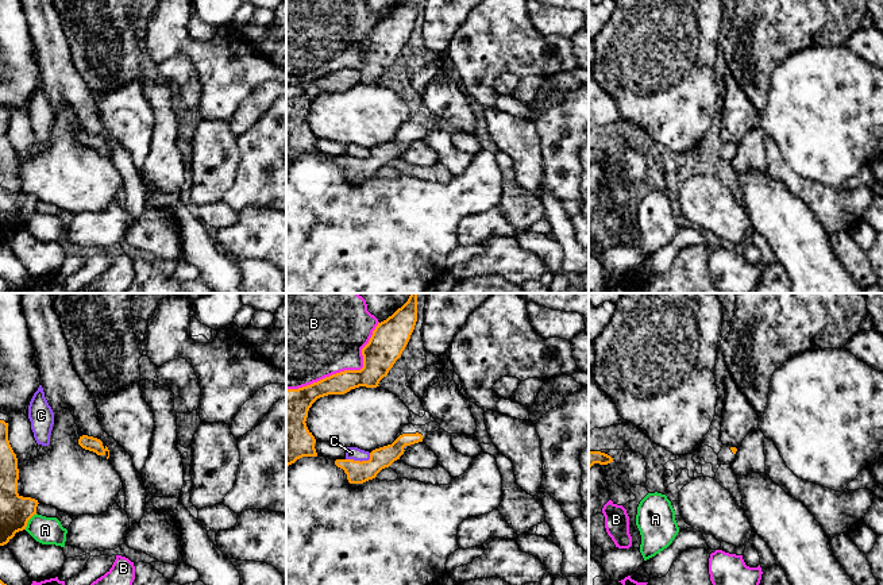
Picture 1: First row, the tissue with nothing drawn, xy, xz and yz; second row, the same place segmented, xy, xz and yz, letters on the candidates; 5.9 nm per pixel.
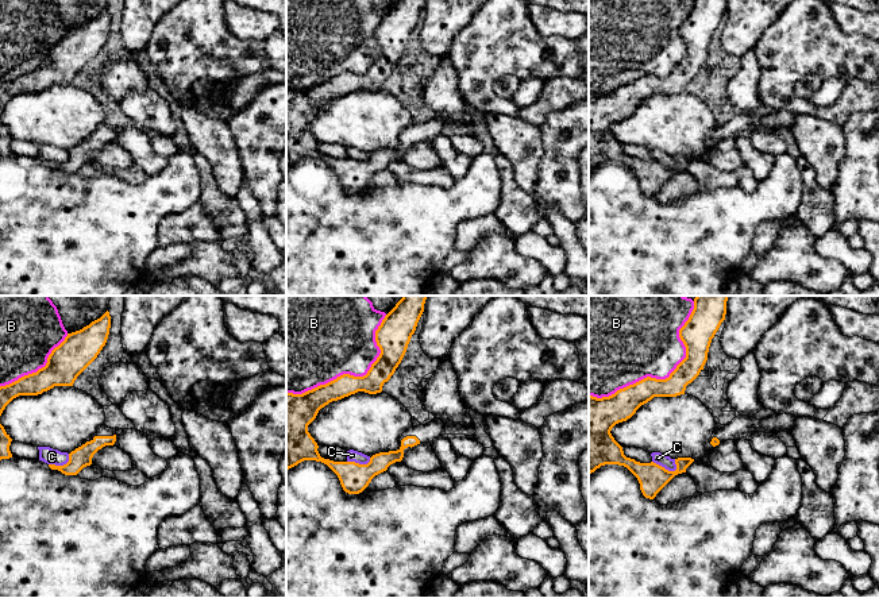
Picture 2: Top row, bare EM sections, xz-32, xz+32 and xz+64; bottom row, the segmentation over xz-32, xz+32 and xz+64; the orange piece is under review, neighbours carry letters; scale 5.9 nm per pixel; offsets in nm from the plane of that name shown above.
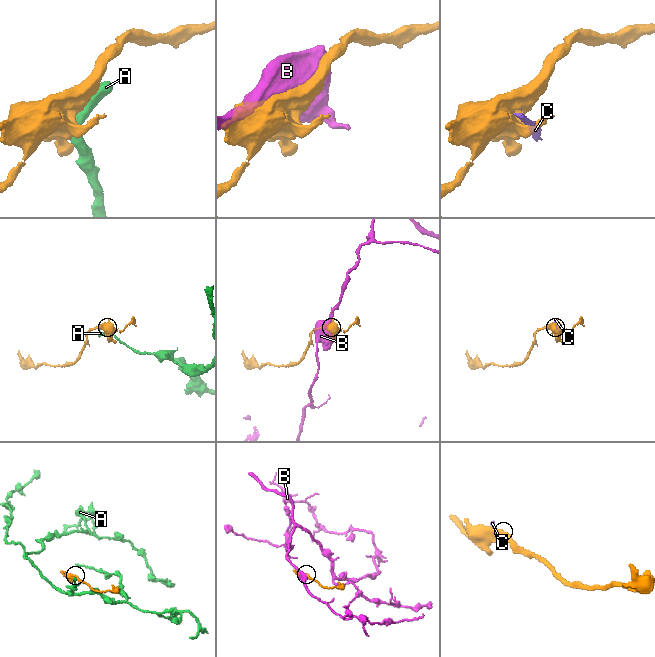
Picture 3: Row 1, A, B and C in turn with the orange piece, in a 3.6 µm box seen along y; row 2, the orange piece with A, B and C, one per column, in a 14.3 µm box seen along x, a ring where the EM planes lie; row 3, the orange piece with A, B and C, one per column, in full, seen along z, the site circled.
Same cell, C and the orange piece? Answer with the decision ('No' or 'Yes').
No

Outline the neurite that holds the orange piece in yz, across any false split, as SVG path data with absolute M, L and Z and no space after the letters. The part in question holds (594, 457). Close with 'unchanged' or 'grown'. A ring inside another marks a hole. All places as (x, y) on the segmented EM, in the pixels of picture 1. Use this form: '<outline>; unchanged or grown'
M589 450L589 469L594 465L594 463L599 463L599 465L608 465L613 462L613 458L605 453L601 451L590 451Z; unchanged

